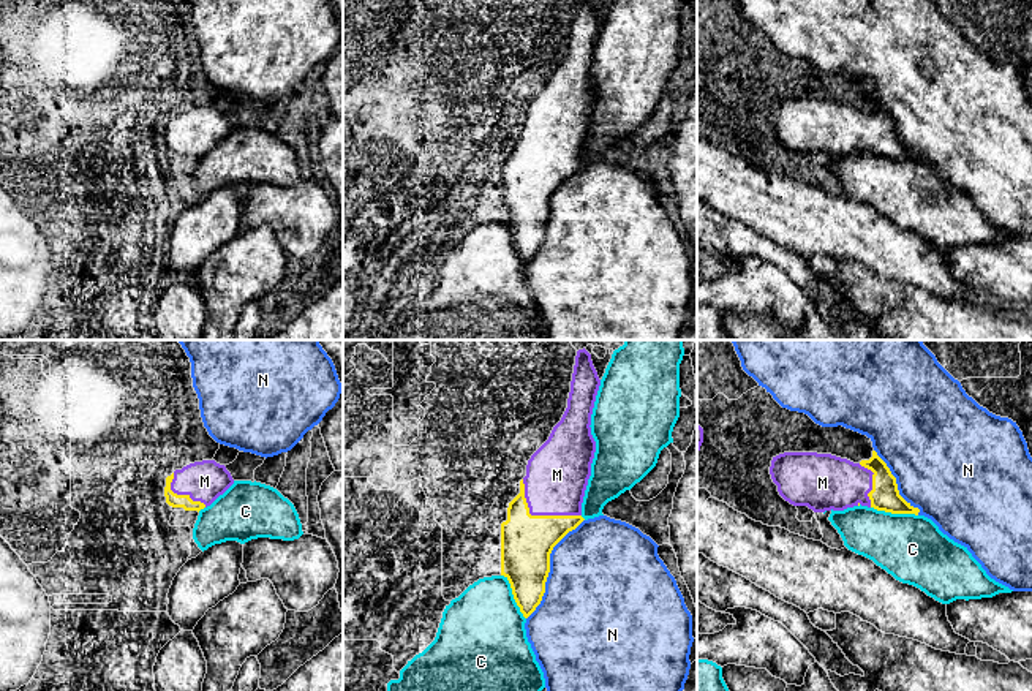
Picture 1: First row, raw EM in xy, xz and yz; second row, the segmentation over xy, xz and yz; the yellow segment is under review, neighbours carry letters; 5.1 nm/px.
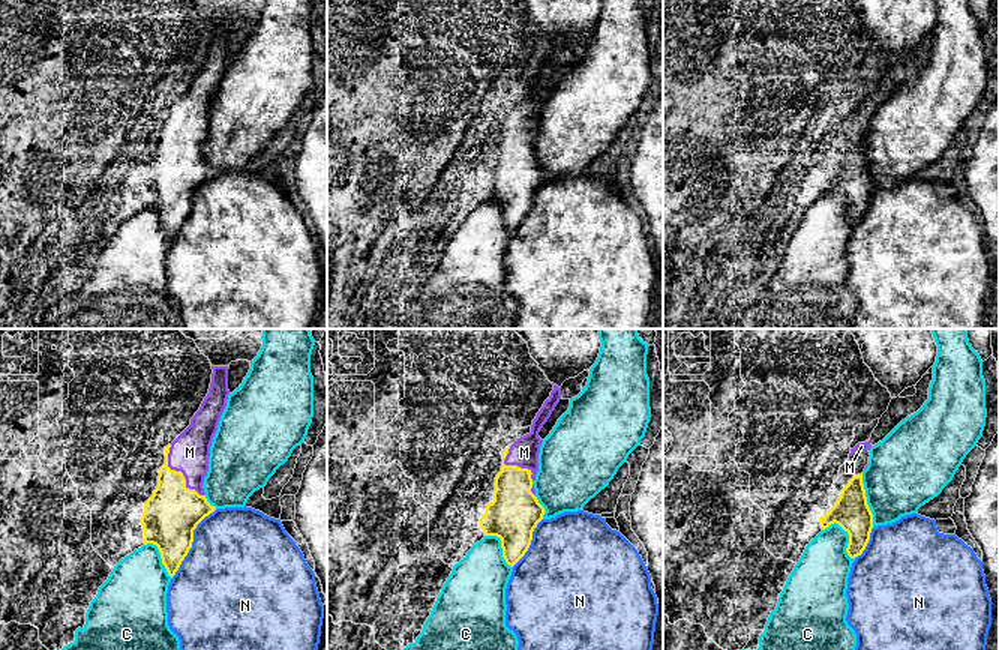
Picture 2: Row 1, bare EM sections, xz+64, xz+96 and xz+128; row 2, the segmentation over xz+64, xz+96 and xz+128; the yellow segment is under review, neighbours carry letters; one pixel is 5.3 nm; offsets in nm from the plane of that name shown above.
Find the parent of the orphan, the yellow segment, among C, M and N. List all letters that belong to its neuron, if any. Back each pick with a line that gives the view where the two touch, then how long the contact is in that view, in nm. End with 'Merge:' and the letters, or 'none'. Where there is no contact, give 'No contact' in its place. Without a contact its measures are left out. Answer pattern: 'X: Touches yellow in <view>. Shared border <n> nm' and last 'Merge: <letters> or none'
M: Touches yellow in xz. Shared border 360 nm
Merge: M

